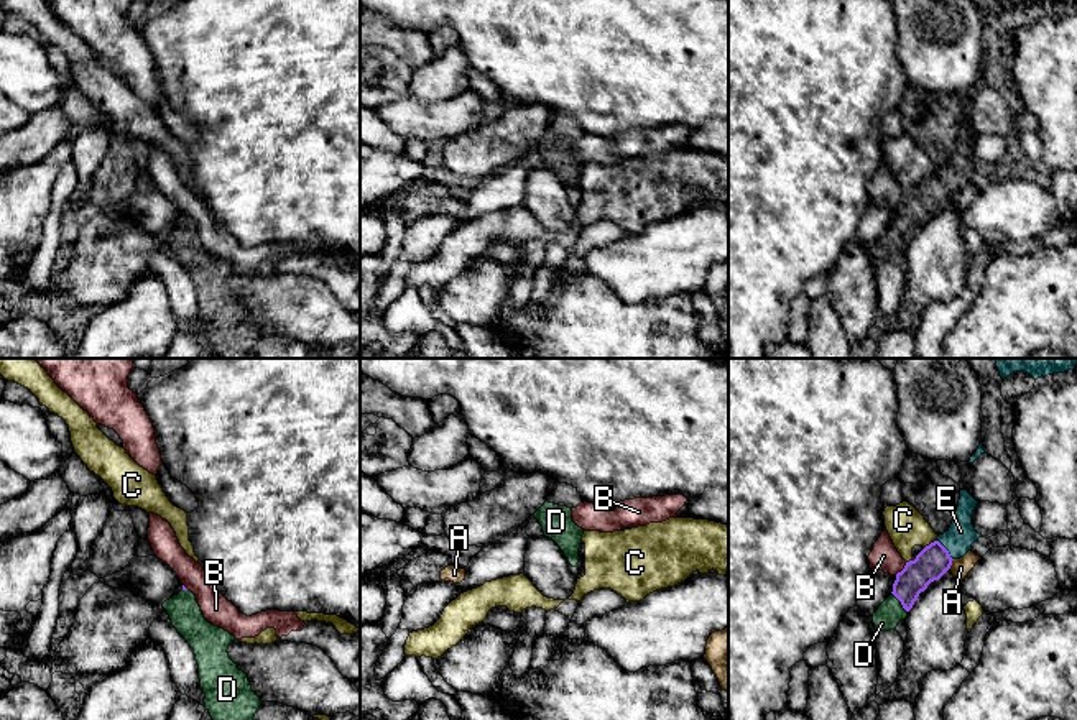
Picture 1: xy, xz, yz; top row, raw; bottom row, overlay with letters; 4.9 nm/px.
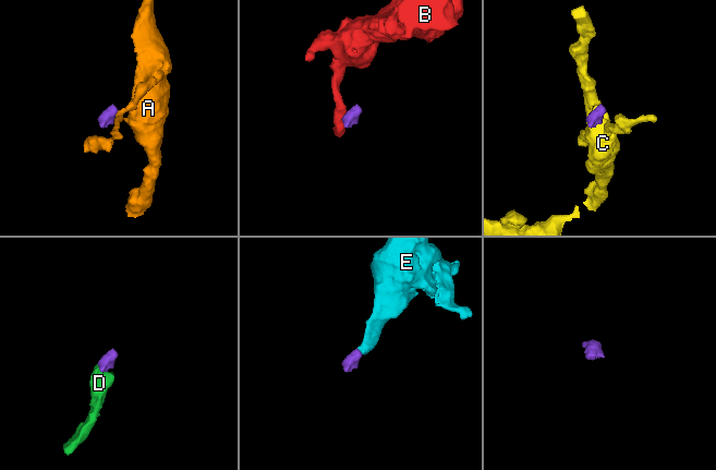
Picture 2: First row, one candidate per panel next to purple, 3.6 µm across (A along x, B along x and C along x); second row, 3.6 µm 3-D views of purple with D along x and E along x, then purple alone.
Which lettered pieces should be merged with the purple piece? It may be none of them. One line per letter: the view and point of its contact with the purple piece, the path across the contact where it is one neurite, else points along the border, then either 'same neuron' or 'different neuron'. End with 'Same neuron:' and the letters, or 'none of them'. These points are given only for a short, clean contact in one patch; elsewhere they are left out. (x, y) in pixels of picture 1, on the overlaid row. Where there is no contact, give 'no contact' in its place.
A: meets purple in yz at (951, 564); border along yz (954, 559), (949, 567); different neuron
B: meets purple in yz at (903, 569); border along yz (906, 563), (895, 574); different neuron
C: meets purple in yz at (931, 543); border along yz (936, 540), (924, 548); different neuron
D: meets purple in yz at (900, 600); runs through yz (933, 561), (906, 587), (900, 600), (890, 612); same neuron
E: meets purple in yz at (946, 549); runs through yz (933, 561), (946, 549), (961, 536); same neuron
Same neuron: D, E

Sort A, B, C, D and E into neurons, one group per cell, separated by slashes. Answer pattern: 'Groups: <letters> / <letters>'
Groups: A / B / C / D E

